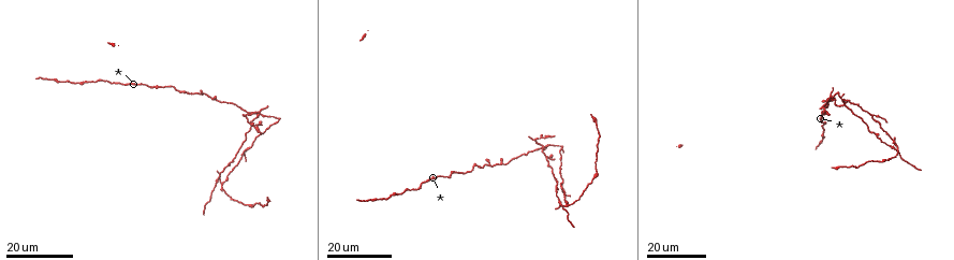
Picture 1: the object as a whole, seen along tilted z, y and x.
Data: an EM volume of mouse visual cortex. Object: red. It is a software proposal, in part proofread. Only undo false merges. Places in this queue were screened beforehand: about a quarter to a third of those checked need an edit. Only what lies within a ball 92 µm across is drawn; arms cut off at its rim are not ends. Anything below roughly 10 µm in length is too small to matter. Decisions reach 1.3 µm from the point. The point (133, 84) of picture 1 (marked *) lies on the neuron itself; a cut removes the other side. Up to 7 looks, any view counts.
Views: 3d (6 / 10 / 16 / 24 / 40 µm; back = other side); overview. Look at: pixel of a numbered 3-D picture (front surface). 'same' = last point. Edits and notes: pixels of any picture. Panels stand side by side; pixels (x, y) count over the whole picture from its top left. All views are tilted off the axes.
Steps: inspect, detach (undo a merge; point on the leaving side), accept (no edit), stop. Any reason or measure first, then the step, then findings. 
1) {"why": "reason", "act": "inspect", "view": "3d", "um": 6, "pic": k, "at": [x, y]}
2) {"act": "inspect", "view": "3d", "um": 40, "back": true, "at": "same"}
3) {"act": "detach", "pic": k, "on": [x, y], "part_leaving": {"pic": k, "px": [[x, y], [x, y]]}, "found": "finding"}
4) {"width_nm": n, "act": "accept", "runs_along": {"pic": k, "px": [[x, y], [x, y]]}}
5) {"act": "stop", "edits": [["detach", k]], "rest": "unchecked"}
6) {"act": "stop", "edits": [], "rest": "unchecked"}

{"why": "four arms meet", "act": "inspect", "view": "3d", "um": 24, "pic": 1, "at": [544, 146]}

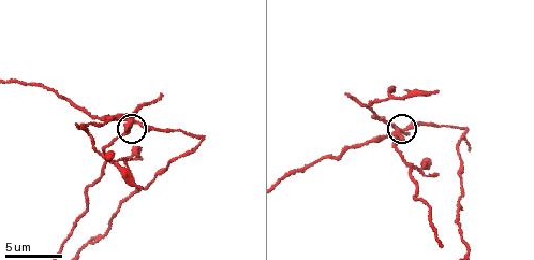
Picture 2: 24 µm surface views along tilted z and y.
{"act": "inspect", "view": "3d", "um": 10, "pic": 2, "at": [398, 131]}

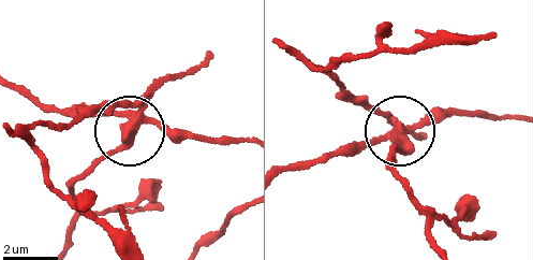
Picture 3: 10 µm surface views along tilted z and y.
{"act": "detach", "pic": 3, "on": [153, 82], "found": "two neurons meet here"}

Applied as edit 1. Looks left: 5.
{"why": "calibre changes", "act": "inspect", "view": "3d", "um": 16, "pic": 2, "at": [459, 128]}

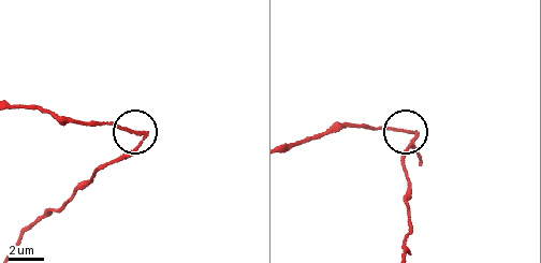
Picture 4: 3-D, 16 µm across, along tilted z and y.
{"width_nm": 180, "act": "detach", "pic": 4, "on": [130, 155], "part_leaving": {"pic": 4, "px": [[145, 137], [120, 159], [94, 171], [18, 238]]}, "found": "two neurons meet here"}

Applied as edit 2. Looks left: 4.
{"why": "see it whole again", "act": "inspect", "view": "overview"}

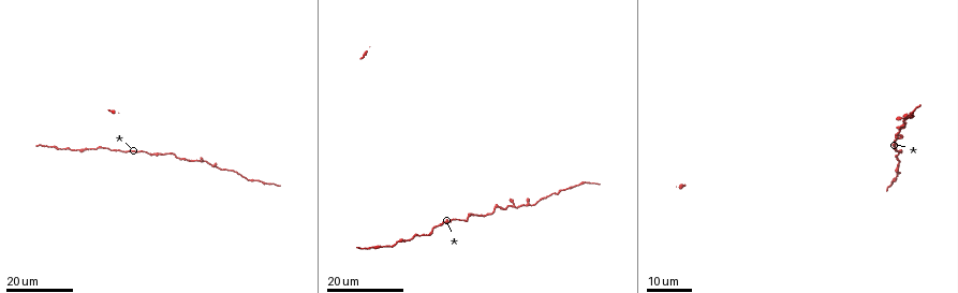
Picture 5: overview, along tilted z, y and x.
{"why": "sudden change in width", "act": "inspect", "view": "3d", "um": 16, "pic": 5, "at": [554, 192]}

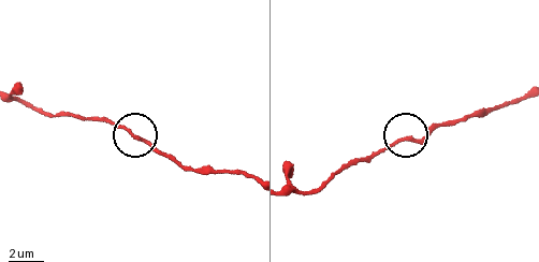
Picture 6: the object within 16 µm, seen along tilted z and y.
{"act": "inspect", "view": "3d", "um": 6, "pic": 6, "at": [140, 138]}

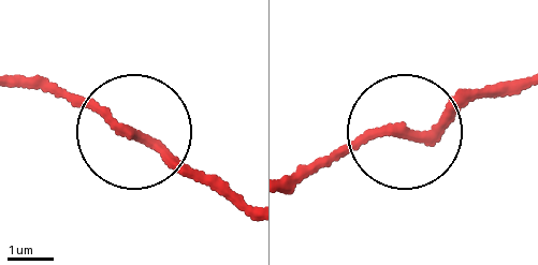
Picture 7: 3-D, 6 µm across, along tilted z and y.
{"width_nm": 200, "act": "accept", "runs_along": {"pic": 7, "px": [[24, 81], [95, 109], [218, 193]]}, "found": "continuous, no second neuron"}

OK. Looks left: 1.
{"act": "stop", "edits": [["detach", 3], ["detach", 4]], "rest": "unchecked"}

